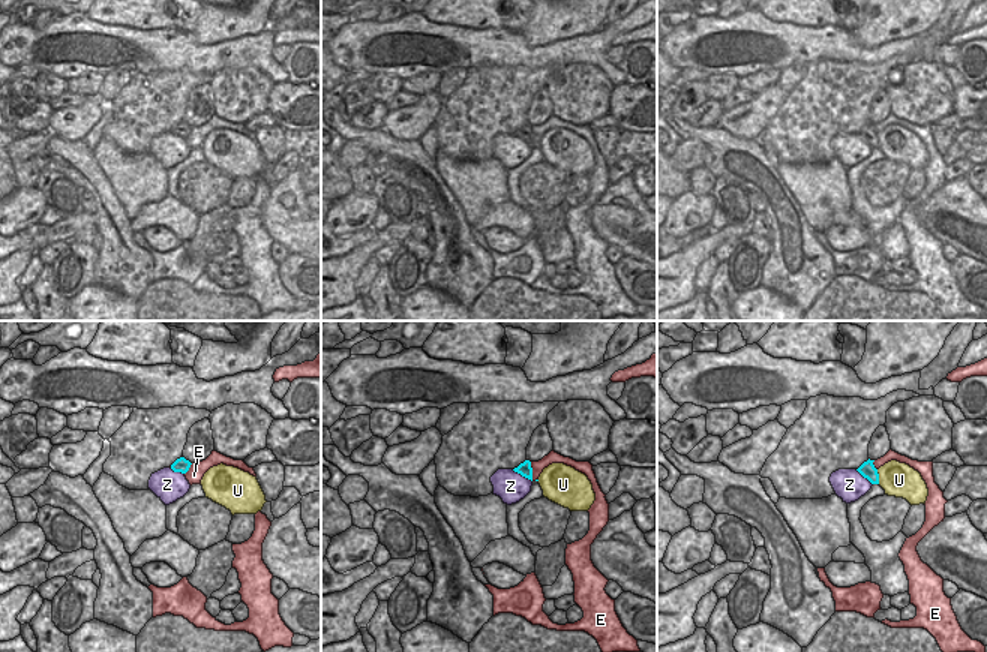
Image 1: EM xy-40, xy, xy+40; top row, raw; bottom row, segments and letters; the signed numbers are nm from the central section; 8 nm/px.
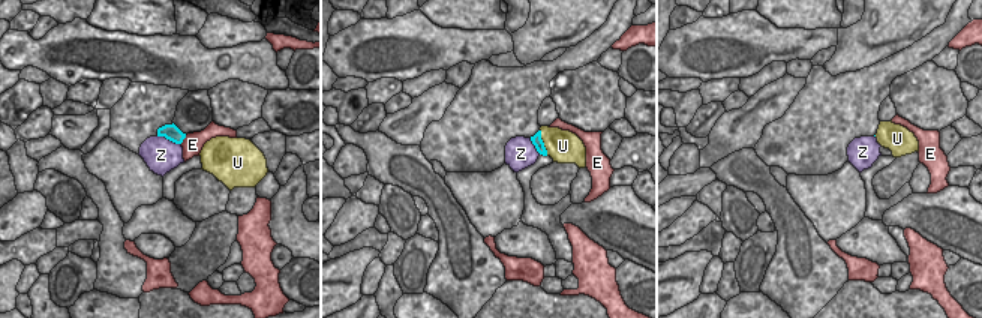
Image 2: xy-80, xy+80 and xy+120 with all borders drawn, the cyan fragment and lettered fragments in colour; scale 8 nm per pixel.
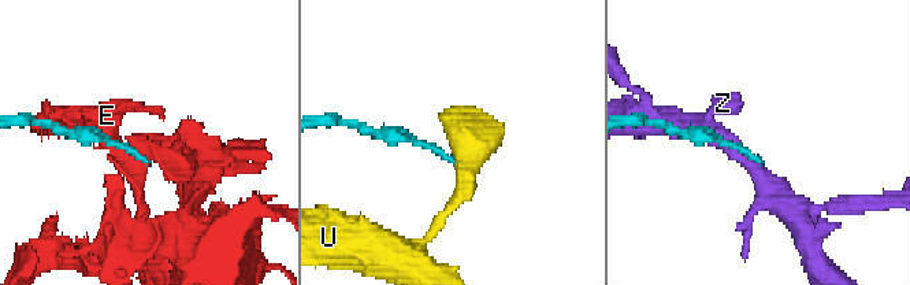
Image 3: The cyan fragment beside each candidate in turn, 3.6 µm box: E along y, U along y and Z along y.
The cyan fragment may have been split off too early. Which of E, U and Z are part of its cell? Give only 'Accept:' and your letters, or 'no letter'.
Accept: no letter

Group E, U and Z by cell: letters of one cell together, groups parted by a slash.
E / U / Z

